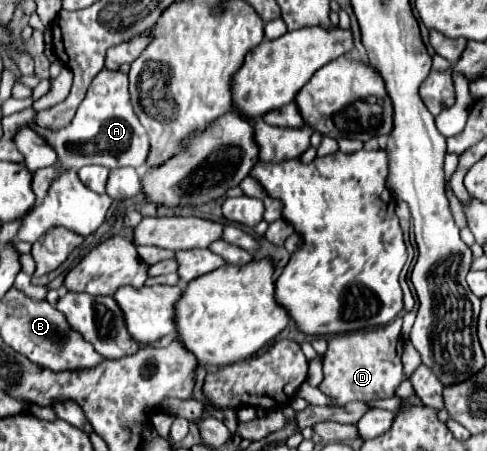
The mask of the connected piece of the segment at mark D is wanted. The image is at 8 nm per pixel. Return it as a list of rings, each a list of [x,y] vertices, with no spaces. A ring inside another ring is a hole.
[[[394,319],[386,327],[367,327],[357,331],[332,336],[324,355],[324,381],[318,389],[332,399],[332,407],[342,407],[352,401],[386,399],[408,377],[402,371],[402,319]]]

